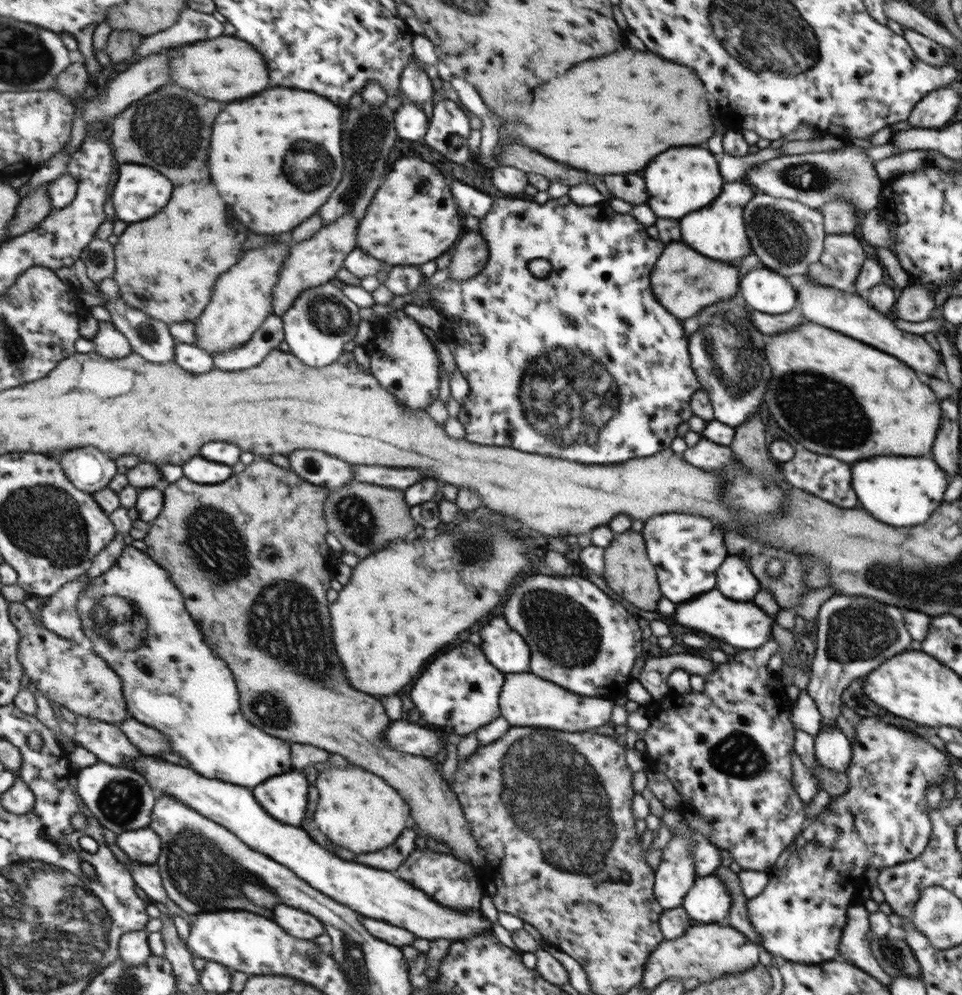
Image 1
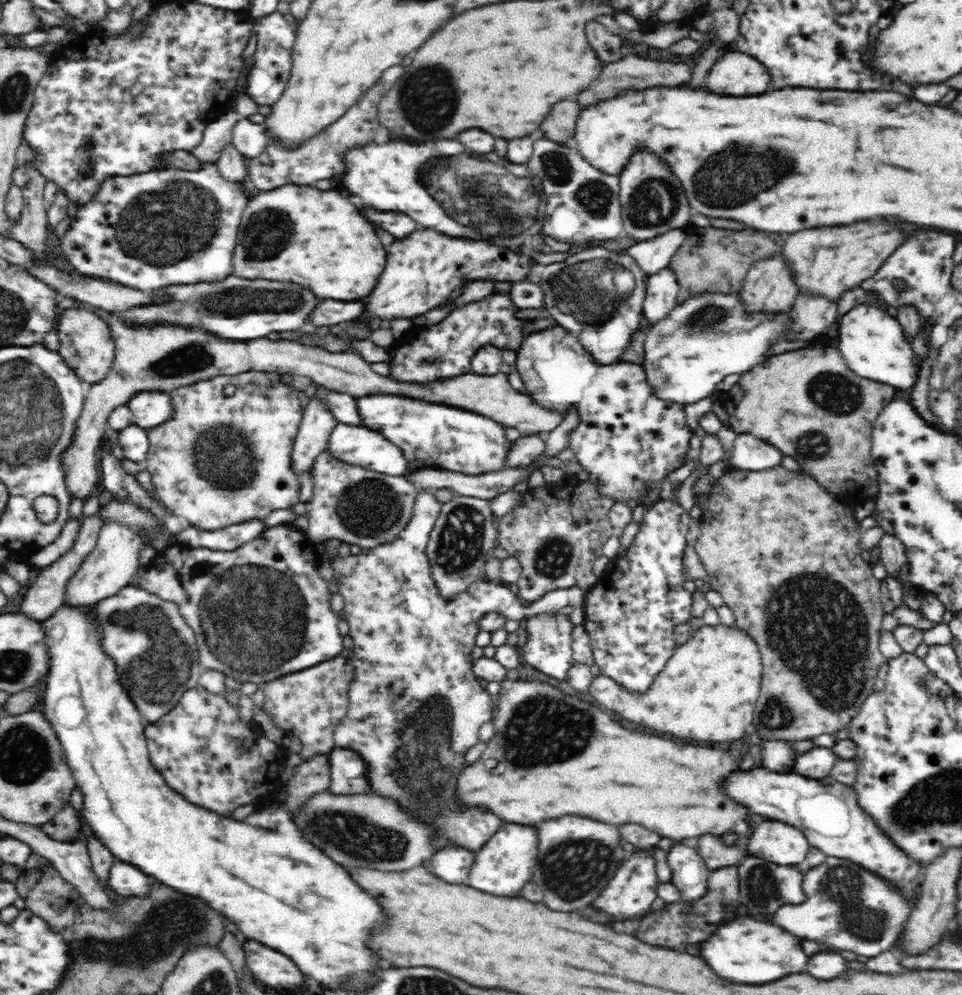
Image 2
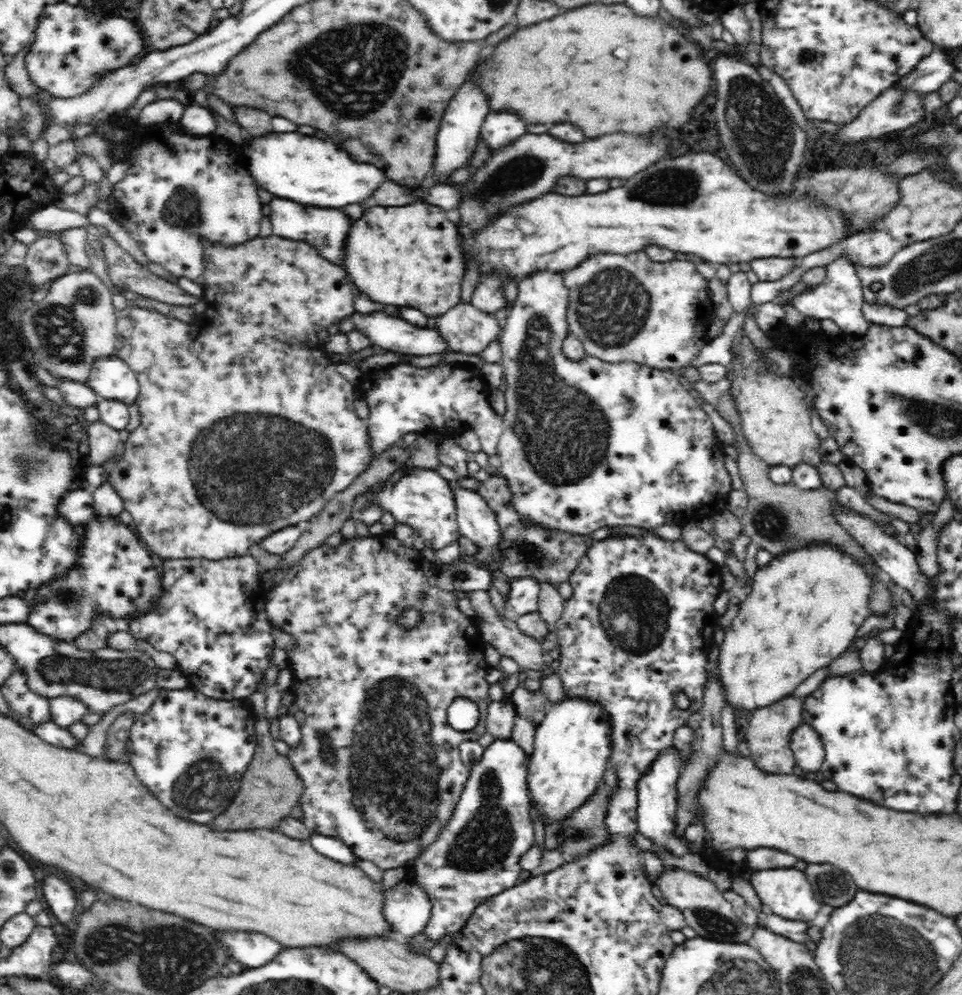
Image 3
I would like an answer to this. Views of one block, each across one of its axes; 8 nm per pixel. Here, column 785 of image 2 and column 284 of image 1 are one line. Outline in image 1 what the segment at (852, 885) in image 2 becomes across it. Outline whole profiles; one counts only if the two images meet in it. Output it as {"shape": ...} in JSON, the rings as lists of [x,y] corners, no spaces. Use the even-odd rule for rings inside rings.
{"shape":[[[278,905],[275,908],[275,920],[289,932],[295,934],[297,938],[307,938],[313,940],[321,934],[325,934],[325,923],[313,914],[306,911],[295,910],[294,907]]]}

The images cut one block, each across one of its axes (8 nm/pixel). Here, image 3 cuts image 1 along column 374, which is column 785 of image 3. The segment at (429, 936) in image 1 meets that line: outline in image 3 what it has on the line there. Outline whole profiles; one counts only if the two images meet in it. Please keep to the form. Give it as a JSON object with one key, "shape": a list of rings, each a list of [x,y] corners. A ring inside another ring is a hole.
{"shape":[[[776,867],[770,870],[752,871],[750,884],[761,898],[764,909],[785,920],[810,924],[822,906],[817,896],[814,895],[813,887],[809,884],[805,872],[795,867]]]}

